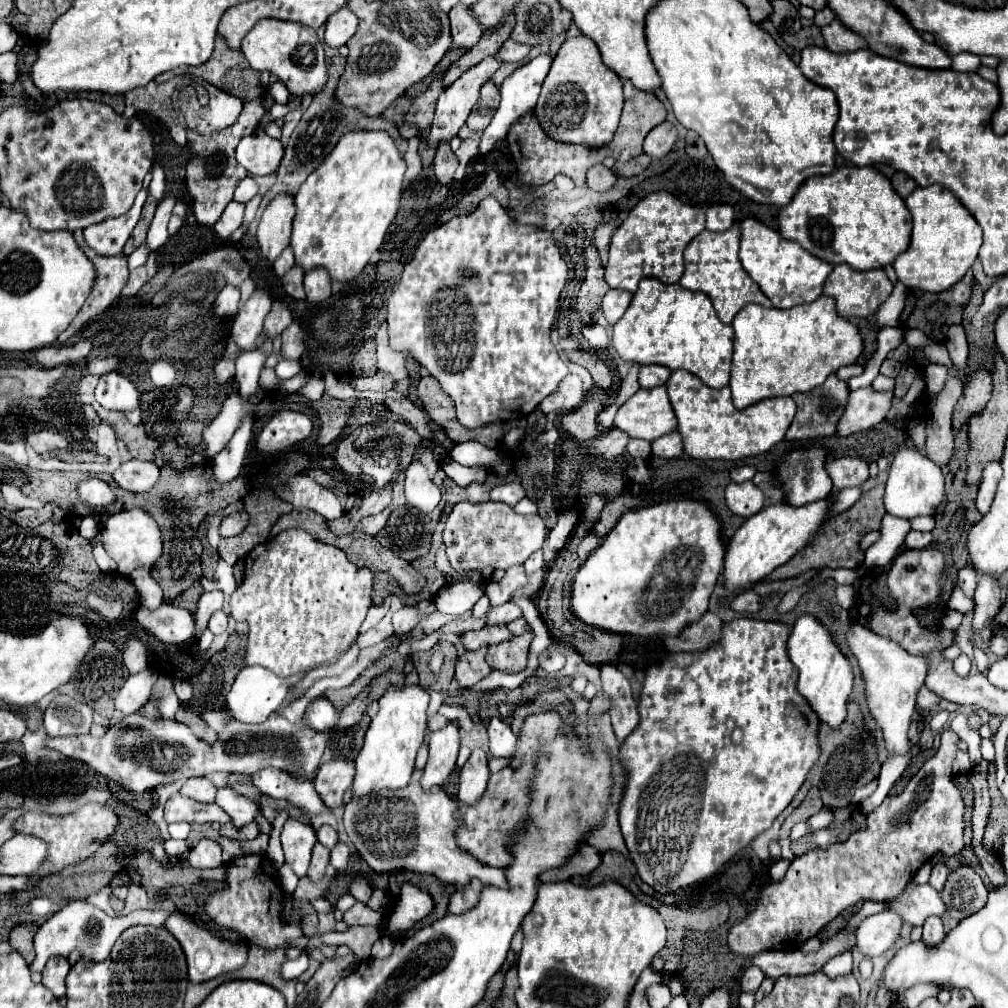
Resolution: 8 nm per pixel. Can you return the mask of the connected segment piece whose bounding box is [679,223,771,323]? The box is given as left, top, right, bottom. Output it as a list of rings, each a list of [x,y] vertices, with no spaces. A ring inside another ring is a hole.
[[[733,223],[733,227],[729,227],[723,233],[711,233],[707,229],[701,231],[685,249],[685,273],[679,285],[691,291],[703,291],[705,295],[709,295],[723,323],[731,323],[733,317],[749,303],[771,307],[769,299],[761,293],[757,285],[753,285],[753,279],[745,273],[739,261],[739,239],[741,239],[739,225]]]

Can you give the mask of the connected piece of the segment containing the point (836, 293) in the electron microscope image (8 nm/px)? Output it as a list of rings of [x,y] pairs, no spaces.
[[[841,263],[841,265],[835,265],[833,273],[825,281],[823,295],[833,297],[837,301],[837,313],[841,313],[843,317],[871,317],[885,303],[891,291],[893,291],[893,283],[889,281],[883,269],[853,271],[847,263]]]

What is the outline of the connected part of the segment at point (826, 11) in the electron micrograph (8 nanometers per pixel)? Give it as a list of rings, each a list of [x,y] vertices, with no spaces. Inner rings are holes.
[[[825,7],[824,9],[816,12],[814,23],[819,27],[823,27],[831,23],[835,18],[835,12],[829,7]]]

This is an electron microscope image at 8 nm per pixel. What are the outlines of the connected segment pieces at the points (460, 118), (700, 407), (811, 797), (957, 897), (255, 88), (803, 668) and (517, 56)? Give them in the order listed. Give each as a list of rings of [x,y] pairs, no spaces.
[[[487,57],[487,59],[483,59],[479,65],[471,67],[469,71],[465,71],[457,81],[453,81],[453,83],[439,95],[437,107],[435,107],[435,117],[433,117],[433,123],[431,123],[431,129],[429,129],[429,137],[427,137],[429,145],[439,147],[441,143],[449,143],[449,141],[457,135],[457,131],[465,125],[465,121],[467,121],[473,105],[475,105],[477,99],[479,99],[479,89],[481,89],[481,85],[483,85],[485,81],[489,81],[491,75],[493,75],[499,67],[501,67],[501,63],[497,63],[495,57]]]
[[[673,371],[667,381],[671,405],[685,439],[685,453],[695,459],[727,459],[737,461],[749,455],[759,455],[777,445],[789,423],[795,417],[795,401],[791,397],[769,397],[747,409],[737,409],[731,403],[731,389],[711,389],[689,371]]]
[[[811,787],[809,789],[809,793],[807,793],[807,797],[803,799],[803,803],[783,821],[783,825],[781,825],[781,831],[779,831],[779,839],[785,839],[785,837],[789,837],[789,831],[791,831],[791,827],[795,825],[795,823],[799,823],[799,821],[803,821],[803,819],[807,819],[809,815],[815,815],[815,813],[819,813],[823,809],[823,803],[821,803],[821,797],[819,797],[819,791],[817,791],[817,787]]]
[[[959,867],[957,871],[949,873],[941,897],[947,907],[947,915],[961,921],[985,907],[987,887],[971,867]]]
[[[221,35],[215,39],[215,51],[201,67],[189,67],[187,73],[205,79],[221,91],[241,99],[257,99],[267,93],[269,73],[253,71],[241,51],[233,51]]]
[[[801,615],[795,621],[793,633],[787,641],[787,653],[795,669],[799,671],[799,693],[809,701],[809,705],[823,723],[839,727],[847,715],[845,705],[853,687],[853,667],[847,655],[843,655],[837,647],[833,631],[827,625],[823,625],[815,615]]]
[[[507,39],[495,57],[501,63],[519,63],[529,55],[529,51],[531,47],[525,47],[523,43],[515,43],[513,39]]]

